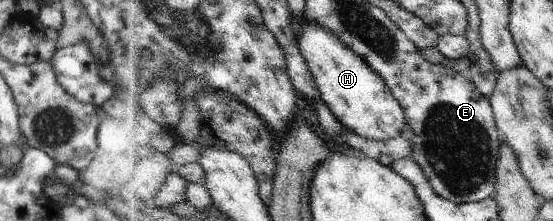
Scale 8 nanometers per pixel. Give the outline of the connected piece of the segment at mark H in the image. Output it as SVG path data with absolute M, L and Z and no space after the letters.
M307 18L303 19L303 30L299 36L299 46L317 78L321 98L344 129L377 142L387 142L401 136L403 125L408 123L406 110L383 75L377 74L363 55L347 46L335 32Z

